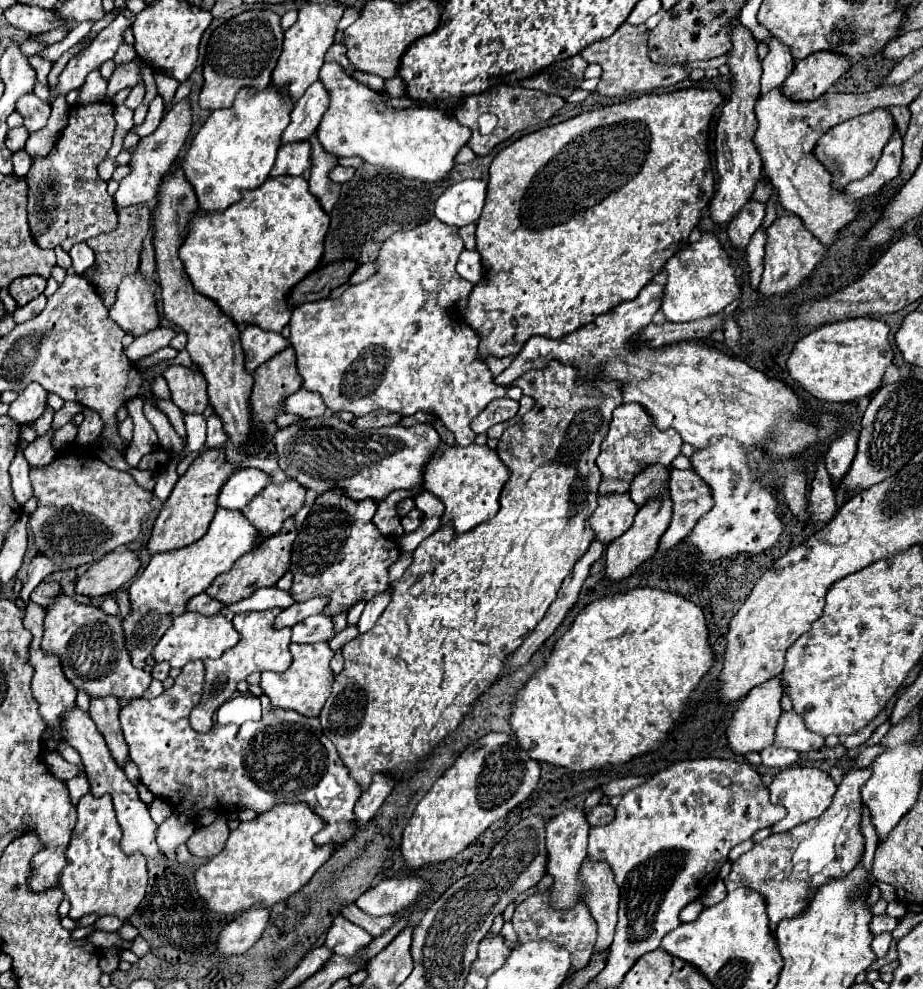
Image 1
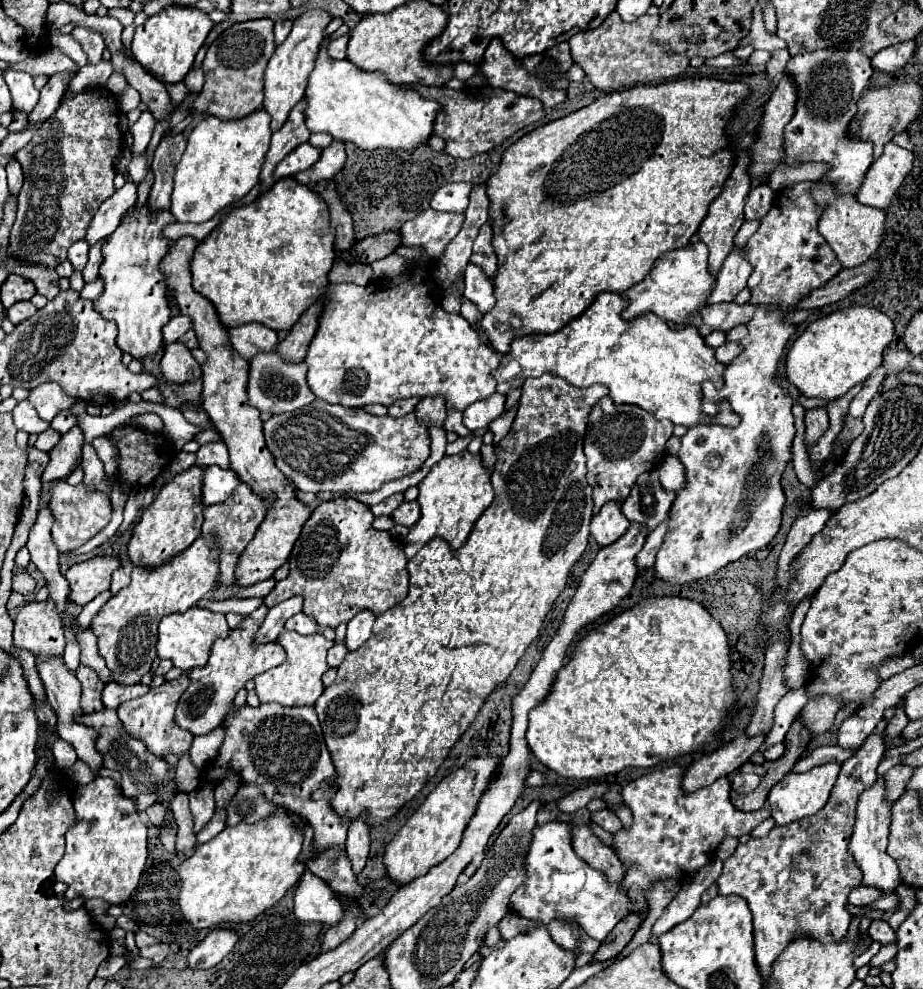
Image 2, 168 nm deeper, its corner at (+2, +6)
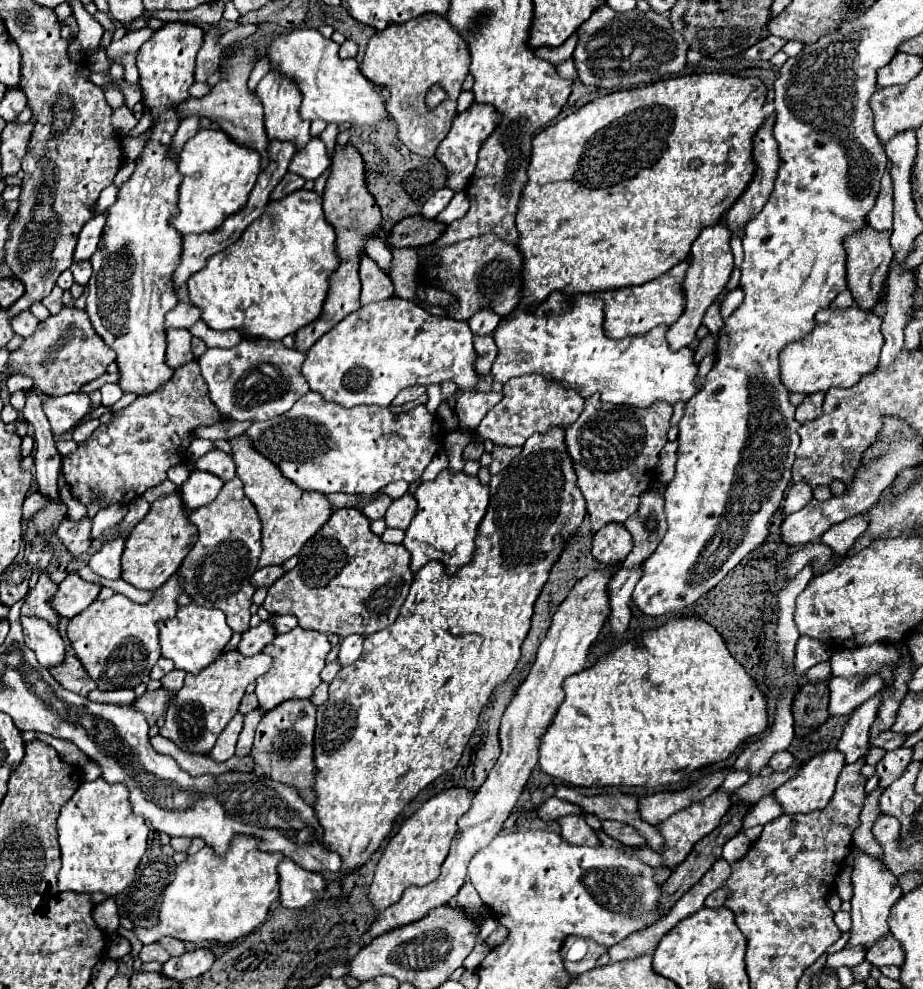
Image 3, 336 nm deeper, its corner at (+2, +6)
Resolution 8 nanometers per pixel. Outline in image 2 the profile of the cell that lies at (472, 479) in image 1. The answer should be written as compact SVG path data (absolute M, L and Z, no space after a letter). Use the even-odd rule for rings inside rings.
M463 450L461 454L455 456L443 456L417 486L421 518L415 526L411 526L405 538L407 558L413 558L435 536L445 538L449 546L457 550L467 540L477 518L493 502L493 486L489 478L491 478L491 470L483 464L481 454L471 454L469 450Z

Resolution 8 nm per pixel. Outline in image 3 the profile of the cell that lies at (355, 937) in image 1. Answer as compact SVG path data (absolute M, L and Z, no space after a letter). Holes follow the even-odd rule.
M291 858L279 862L279 900L285 908L311 908L325 894L325 880L317 872L303 870Z

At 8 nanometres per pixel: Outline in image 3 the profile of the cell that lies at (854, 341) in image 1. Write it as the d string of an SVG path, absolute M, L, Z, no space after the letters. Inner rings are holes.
M855 306L845 310L821 310L815 318L815 328L803 340L791 342L779 352L781 382L787 386L789 392L801 394L825 392L831 386L853 386L863 374L877 368L881 346L881 318L873 312L865 312Z

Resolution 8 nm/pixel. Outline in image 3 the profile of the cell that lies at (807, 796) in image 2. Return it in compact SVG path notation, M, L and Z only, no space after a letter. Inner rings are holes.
M827 750L821 752L817 756L813 756L811 760L807 760L801 770L789 778L783 786L779 786L773 794L775 798L781 802L785 814L799 814L799 812L813 812L813 810L823 810L835 790L835 782L839 778L839 772L843 768L843 754L839 754L839 750Z

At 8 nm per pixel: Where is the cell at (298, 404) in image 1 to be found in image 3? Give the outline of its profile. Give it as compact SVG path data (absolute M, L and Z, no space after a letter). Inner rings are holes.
M241 340L229 350L209 348L201 358L201 374L209 388L209 400L223 416L237 422L261 422L285 414L309 392L301 374L303 358L303 352L289 350L281 342Z

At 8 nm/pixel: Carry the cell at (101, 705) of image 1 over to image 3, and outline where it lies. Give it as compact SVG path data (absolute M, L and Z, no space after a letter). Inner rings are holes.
M67 654L65 660L59 666L49 668L49 672L63 688L77 692L81 696L87 696L89 690L95 690L95 682L91 682L91 678L83 674L83 666L73 654Z

